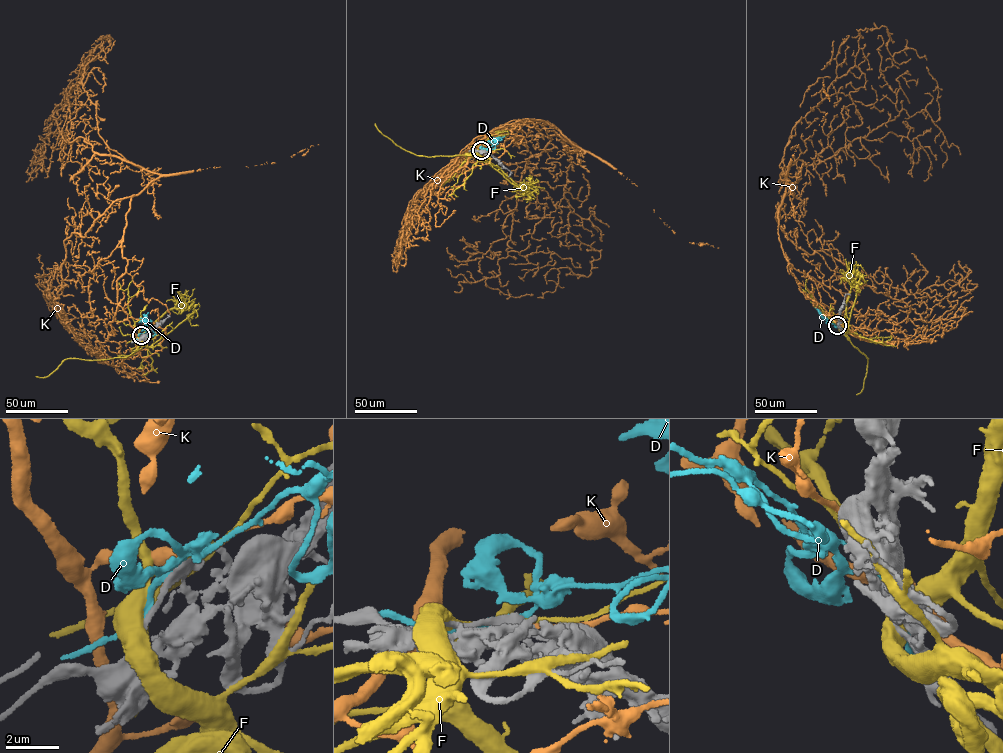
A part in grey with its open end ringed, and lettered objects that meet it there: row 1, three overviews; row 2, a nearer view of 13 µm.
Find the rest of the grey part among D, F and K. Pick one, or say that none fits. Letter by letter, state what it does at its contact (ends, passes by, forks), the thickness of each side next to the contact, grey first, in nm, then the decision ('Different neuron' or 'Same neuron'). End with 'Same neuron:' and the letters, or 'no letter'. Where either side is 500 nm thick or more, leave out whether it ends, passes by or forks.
D: It passes by. Thickness 360 nm (grey) against 200 nm. Same neuron
F: It passes by. Thickness 360 nm (grey) against 190 nm. Different neuron
K: It passes by. Thickness 360 nm (grey) against 400 nm. Different neuron
Same neuron: D

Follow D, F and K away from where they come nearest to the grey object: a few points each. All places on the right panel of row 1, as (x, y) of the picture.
D: (838, 325), (818, 310), (821, 314)
F: (837, 325), (868, 358), (862, 389), (856, 394)
K: (838, 325), (783, 253), (785, 147), (854, 65), (859, 30), (884, 26), (890, 54), (912, 48), (926, 60)

